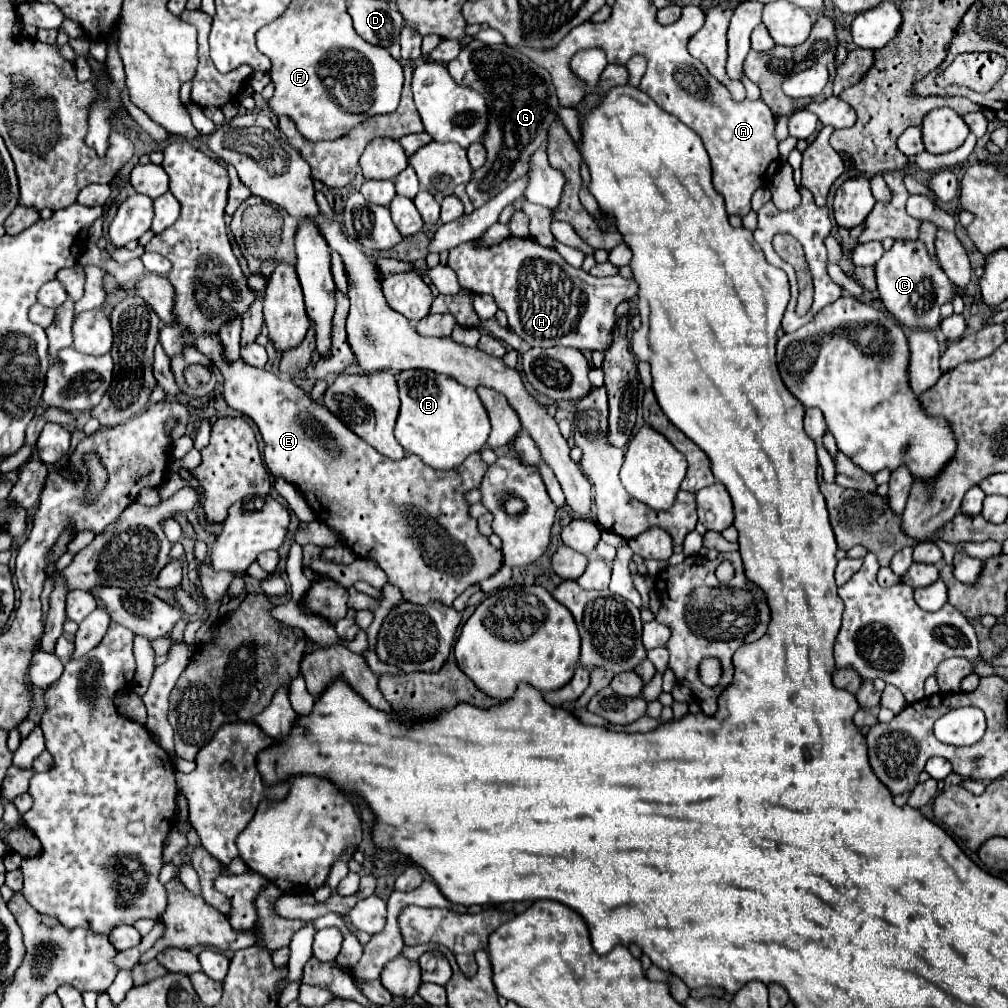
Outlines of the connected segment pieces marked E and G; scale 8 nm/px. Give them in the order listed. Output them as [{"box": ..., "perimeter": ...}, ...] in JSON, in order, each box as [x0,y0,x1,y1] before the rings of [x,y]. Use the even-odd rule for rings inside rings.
[{"box":[195,334,501,606],"perimeter":[[[201,334],[195,340],[195,348],[219,366],[225,378],[223,396],[227,404],[239,412],[245,412],[257,424],[261,438],[265,442],[265,464],[271,470],[271,474],[283,476],[285,480],[301,488],[301,492],[307,498],[307,504],[313,508],[319,522],[335,530],[343,544],[357,558],[377,562],[379,568],[387,574],[389,584],[401,588],[401,594],[407,602],[441,602],[451,606],[453,600],[467,586],[479,584],[481,580],[493,576],[501,568],[501,550],[489,544],[489,538],[479,534],[477,520],[469,516],[469,502],[465,500],[465,492],[479,488],[487,472],[487,464],[481,460],[479,454],[469,456],[459,468],[453,470],[429,468],[427,464],[423,464],[423,460],[419,460],[419,456],[413,454],[400,460],[391,460],[379,454],[365,440],[355,436],[355,432],[343,426],[343,422],[339,422],[323,404],[315,402],[293,380],[279,378],[261,368],[253,368],[243,360],[227,364],[223,360],[219,336]]]},{"box":[447,40,559,208],"perimeter":[[[473,40],[453,62],[447,64],[447,70],[457,84],[475,88],[475,92],[483,94],[487,100],[489,118],[487,132],[483,136],[487,160],[473,172],[473,178],[467,184],[467,196],[473,206],[479,208],[527,172],[529,156],[545,144],[547,126],[557,118],[559,100],[549,72],[507,44],[491,46],[481,40]]]}]

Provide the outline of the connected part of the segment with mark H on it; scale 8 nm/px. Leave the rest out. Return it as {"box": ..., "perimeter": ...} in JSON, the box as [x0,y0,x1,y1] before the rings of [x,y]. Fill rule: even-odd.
{"box":[447,238,637,352],"perimeter":[[[507,238],[501,244],[491,248],[475,246],[473,242],[461,244],[449,250],[447,266],[457,274],[461,288],[467,288],[475,294],[489,294],[495,298],[497,306],[507,314],[509,328],[531,346],[549,348],[549,346],[571,346],[581,352],[607,350],[613,342],[613,330],[617,326],[615,308],[619,302],[635,298],[637,282],[623,280],[621,276],[595,278],[583,270],[567,264],[553,248],[545,248],[531,238]]]}

